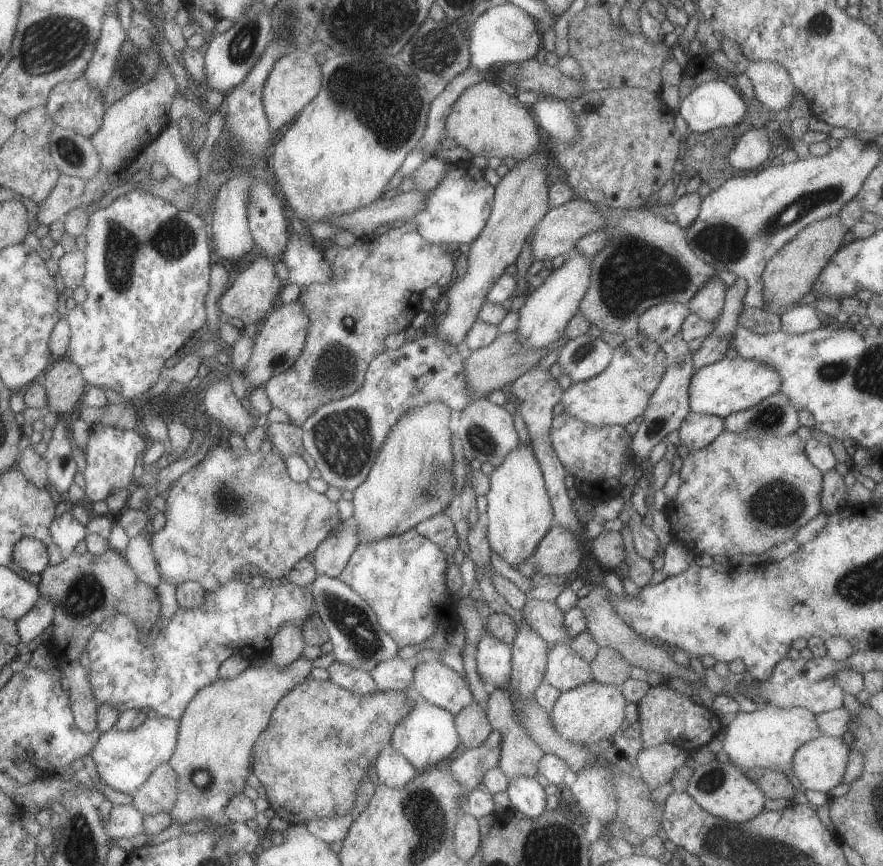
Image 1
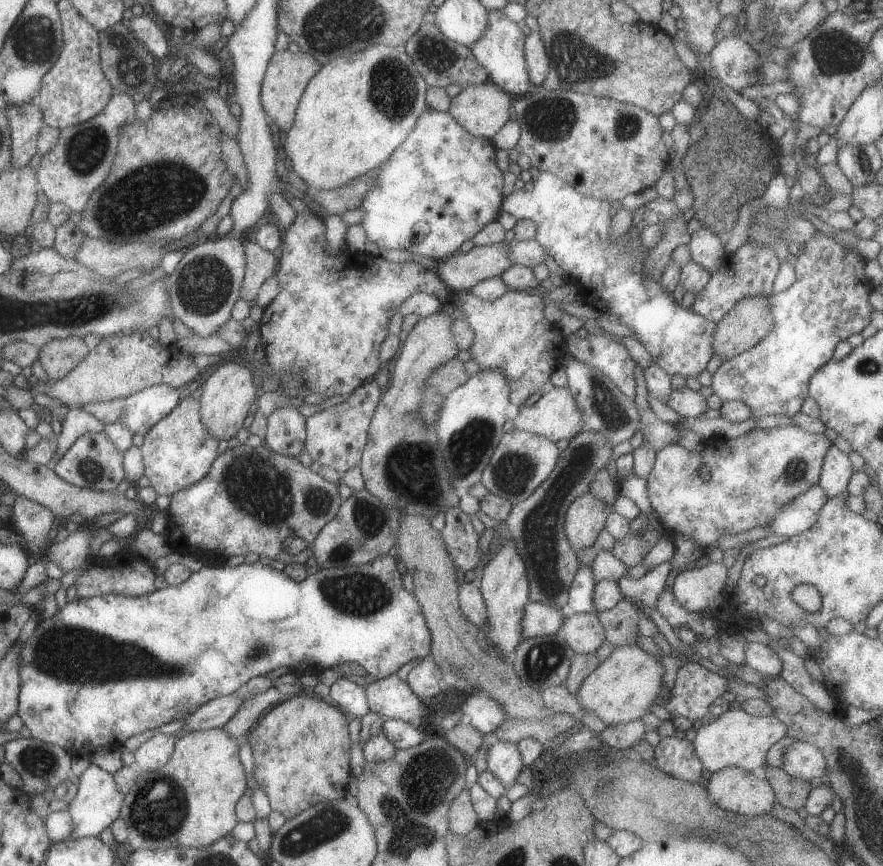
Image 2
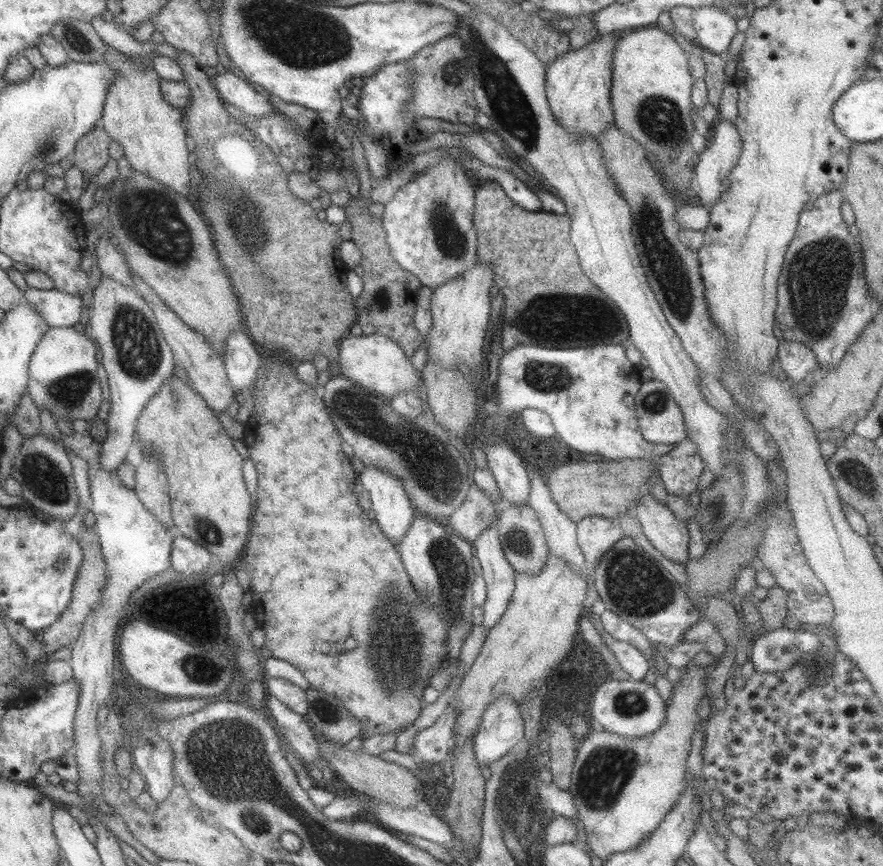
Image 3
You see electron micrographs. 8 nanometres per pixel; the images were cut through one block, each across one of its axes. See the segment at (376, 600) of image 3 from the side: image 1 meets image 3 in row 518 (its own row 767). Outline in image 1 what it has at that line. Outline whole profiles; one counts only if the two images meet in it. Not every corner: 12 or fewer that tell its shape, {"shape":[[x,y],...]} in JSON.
{"shape":[[305,678],[250,770],[289,825],[349,815],[413,702]]}

